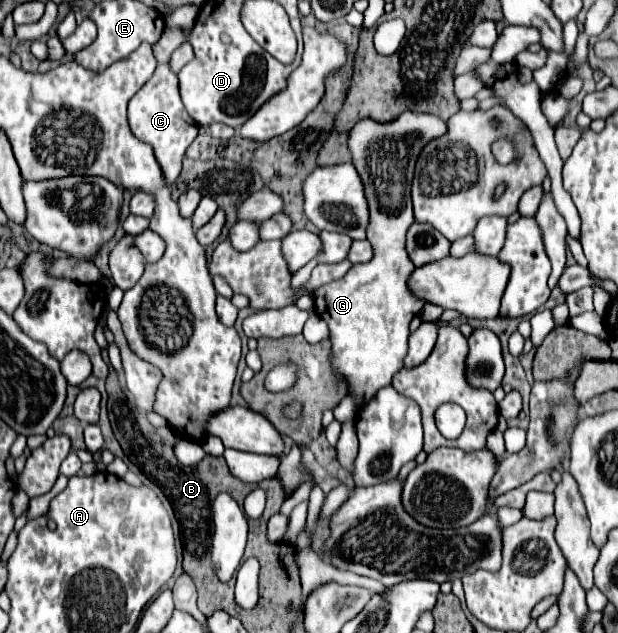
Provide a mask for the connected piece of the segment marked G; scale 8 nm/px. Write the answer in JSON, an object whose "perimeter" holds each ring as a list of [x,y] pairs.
{"perimeter":[[[402,113],[402,117],[390,125],[378,125],[376,121],[366,119],[350,131],[348,145],[352,163],[358,173],[362,173],[366,197],[370,201],[372,219],[368,239],[374,245],[374,261],[354,265],[346,277],[316,289],[313,300],[315,312],[330,327],[334,371],[348,379],[350,393],[356,395],[358,407],[362,407],[380,387],[390,385],[394,373],[402,369],[402,357],[408,349],[408,325],[426,303],[410,289],[410,275],[416,267],[450,255],[452,243],[438,229],[428,223],[414,223],[410,201],[410,181],[416,157],[422,151],[422,145],[440,137],[440,133],[446,133],[446,123],[428,113]]]}

